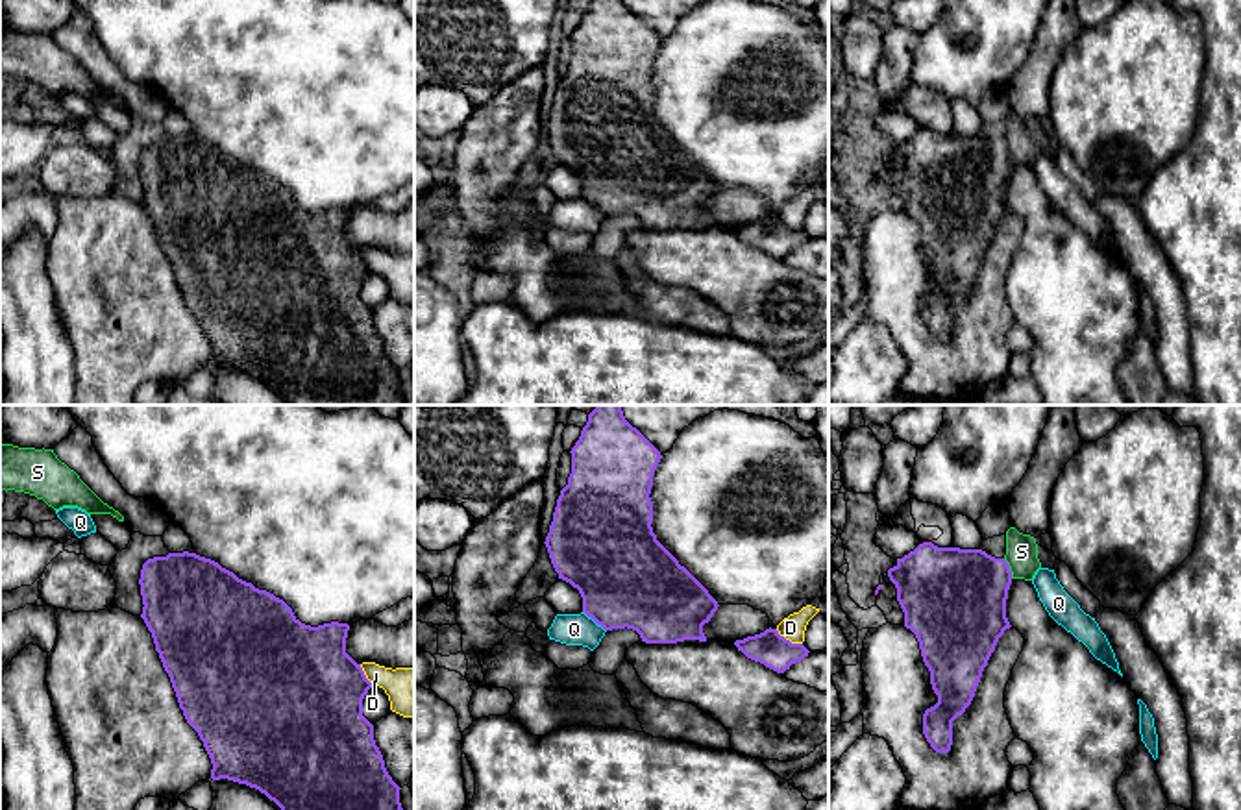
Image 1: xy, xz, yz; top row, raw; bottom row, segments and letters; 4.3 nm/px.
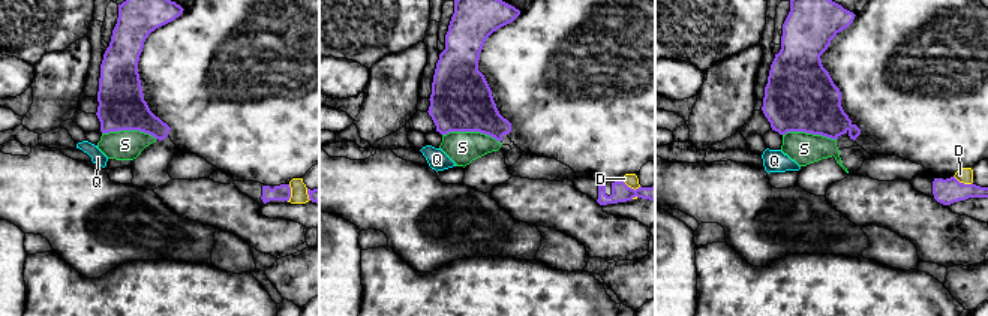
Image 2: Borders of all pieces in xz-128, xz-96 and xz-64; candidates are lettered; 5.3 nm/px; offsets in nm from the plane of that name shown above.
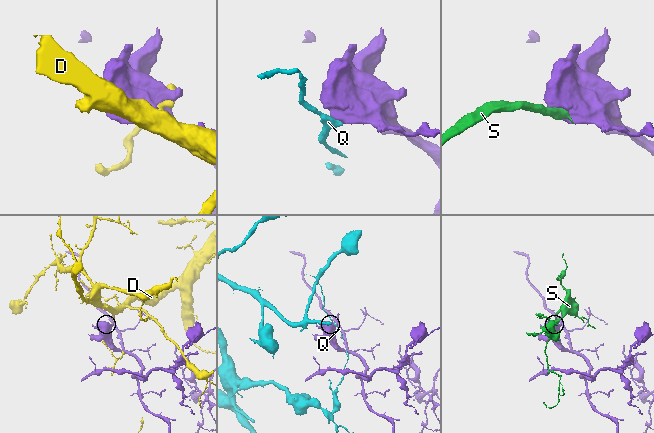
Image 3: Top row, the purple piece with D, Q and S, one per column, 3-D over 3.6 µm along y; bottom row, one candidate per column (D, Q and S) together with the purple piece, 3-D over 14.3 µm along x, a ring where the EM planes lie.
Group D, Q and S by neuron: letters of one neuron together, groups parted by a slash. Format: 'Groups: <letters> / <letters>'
Groups: D / Q / S

